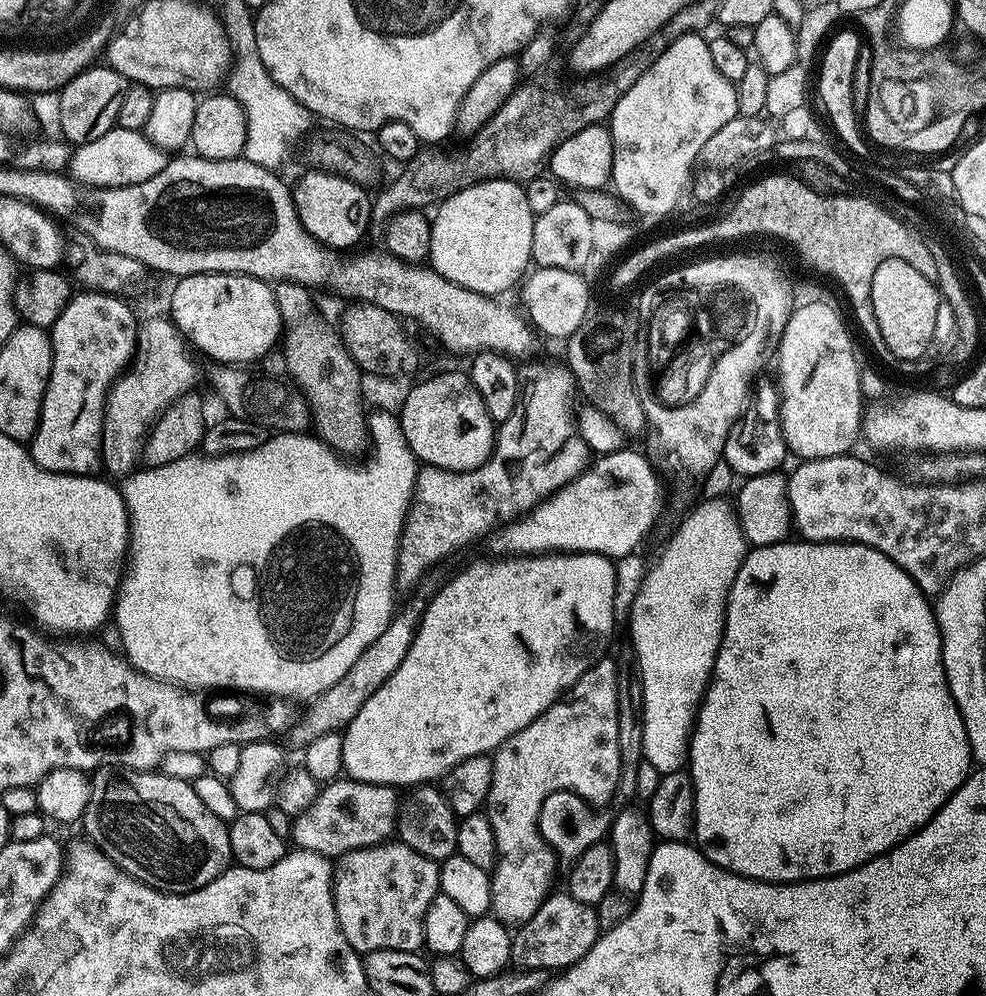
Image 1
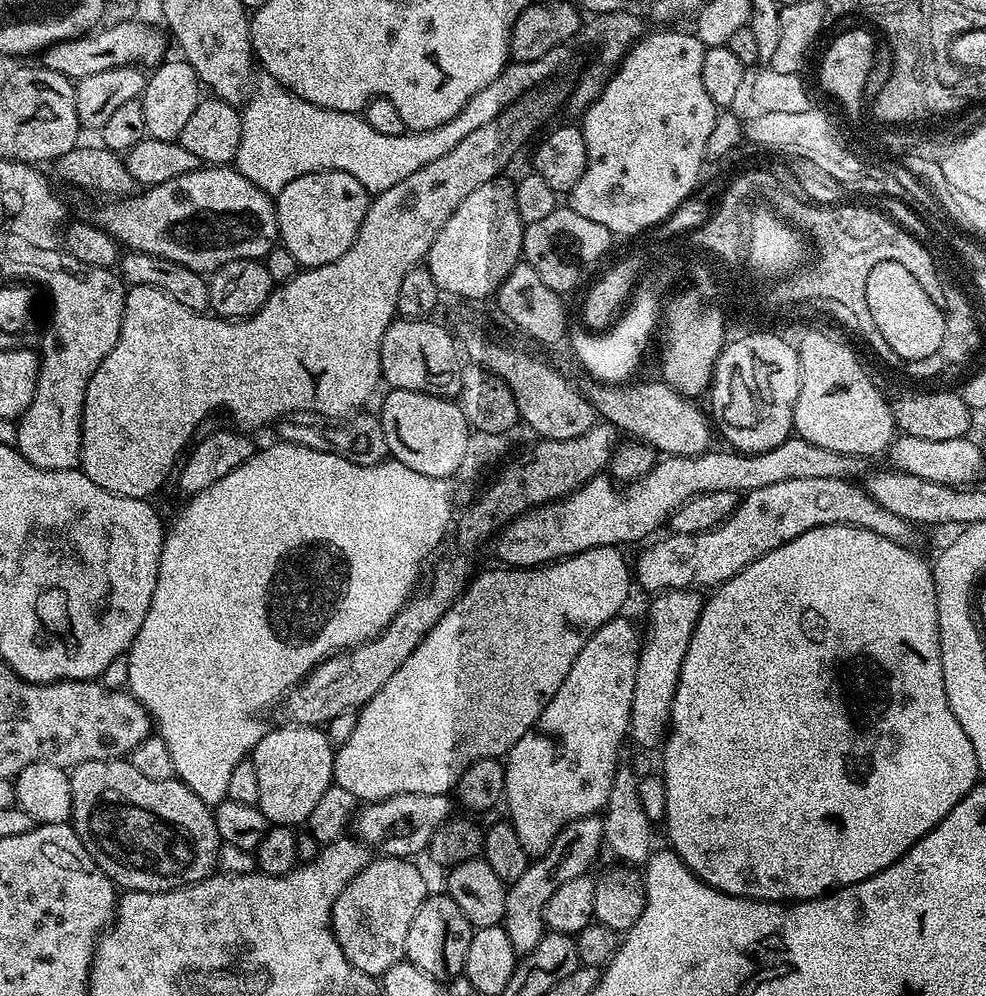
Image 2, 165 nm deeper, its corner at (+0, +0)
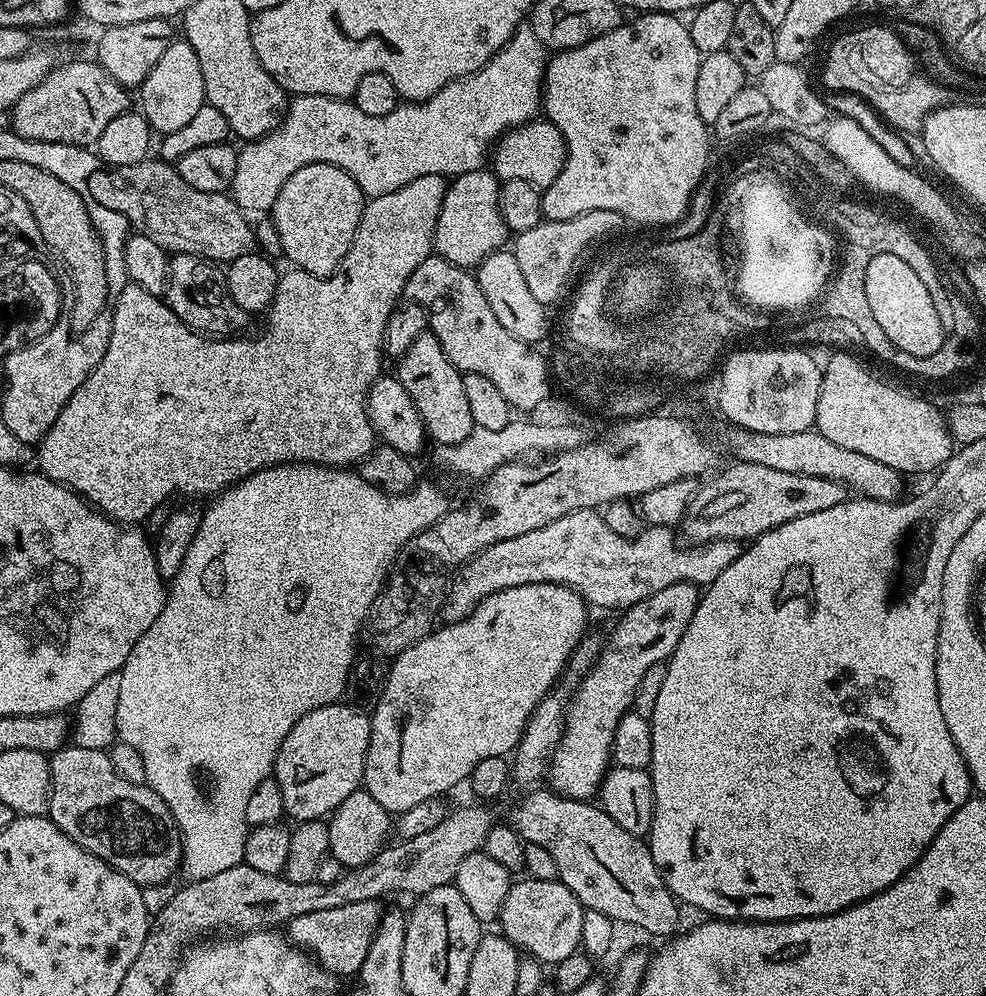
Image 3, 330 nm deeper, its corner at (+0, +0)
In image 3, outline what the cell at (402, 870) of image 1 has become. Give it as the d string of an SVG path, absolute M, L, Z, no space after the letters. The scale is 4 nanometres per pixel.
M367 900L350 902L350 906L338 906L334 910L314 910L314 914L302 914L302 918L294 918L287 924L287 939L325 972L330 972L337 978L355 977L362 962L366 962L366 954L376 936L376 929L380 926L380 906L380 900Z

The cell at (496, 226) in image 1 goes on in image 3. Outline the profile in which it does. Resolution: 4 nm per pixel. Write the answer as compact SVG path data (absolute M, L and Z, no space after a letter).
M487 167L464 172L449 183L436 223L435 255L472 270L485 256L497 251L504 239L509 239L510 233L500 213L500 186L496 173Z

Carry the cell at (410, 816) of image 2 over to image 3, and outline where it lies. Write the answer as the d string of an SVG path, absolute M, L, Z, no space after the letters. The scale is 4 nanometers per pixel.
M547 791L538 793L533 800L522 801L512 812L510 826L525 845L542 846L542 850L549 852L560 883L575 894L585 909L598 910L598 914L604 914L617 925L629 924L652 936L675 937L681 931L682 908L664 885L647 843L622 830L595 803L569 800L555 791Z

